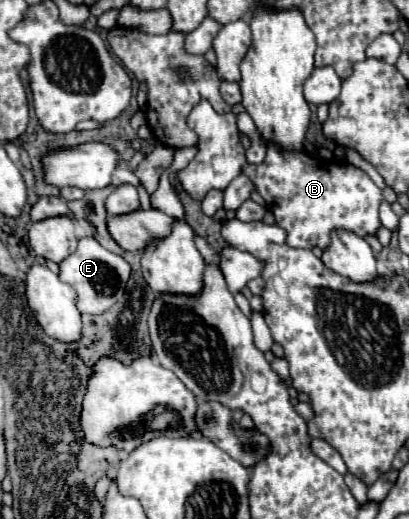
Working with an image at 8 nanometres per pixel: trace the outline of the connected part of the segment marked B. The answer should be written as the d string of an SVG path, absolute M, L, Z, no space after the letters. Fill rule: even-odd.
M277 146L267 148L267 158L261 164L243 166L243 174L255 182L255 190L267 202L267 208L287 232L291 248L321 248L331 244L331 230L349 230L361 238L375 236L379 222L381 190L375 182L349 162L321 160L307 152L283 152Z

